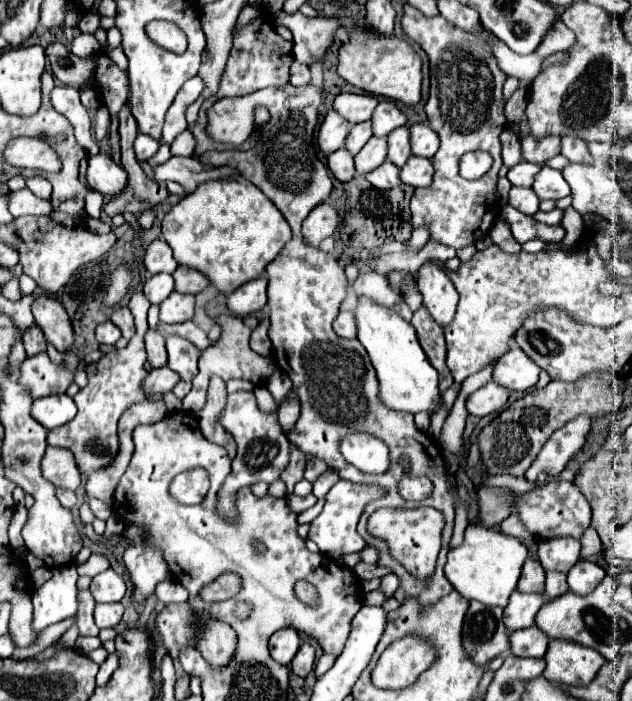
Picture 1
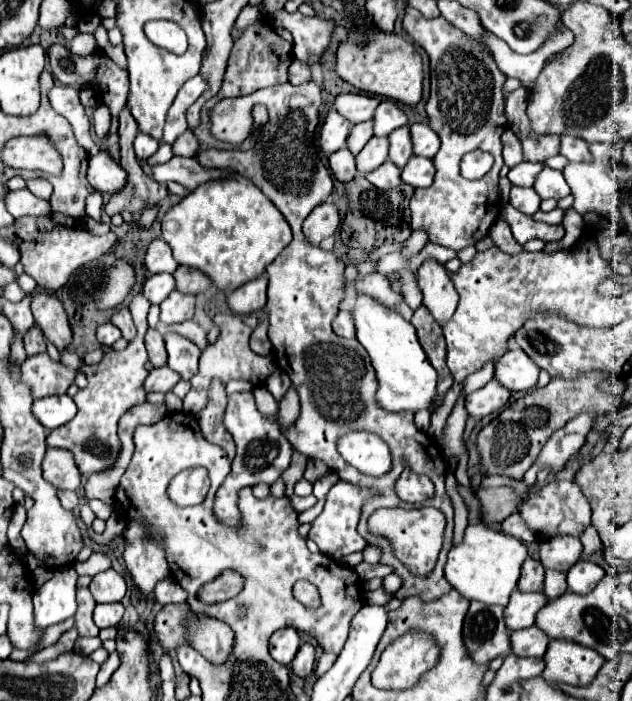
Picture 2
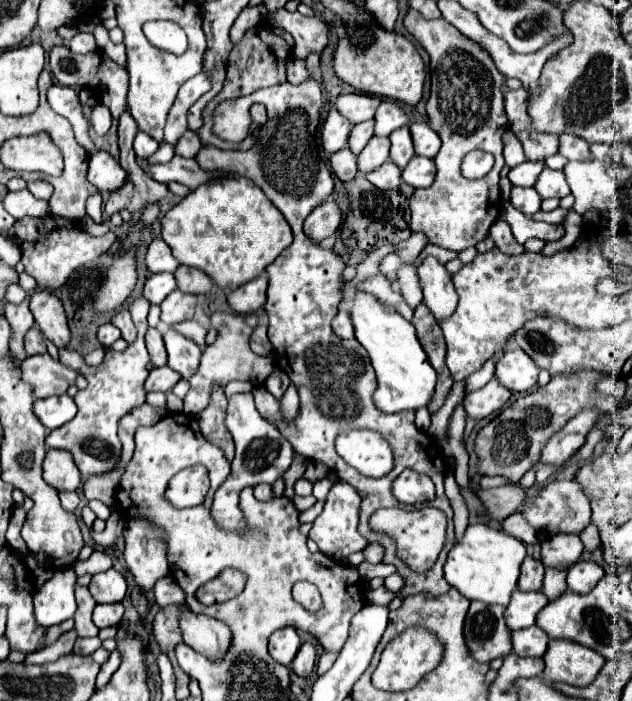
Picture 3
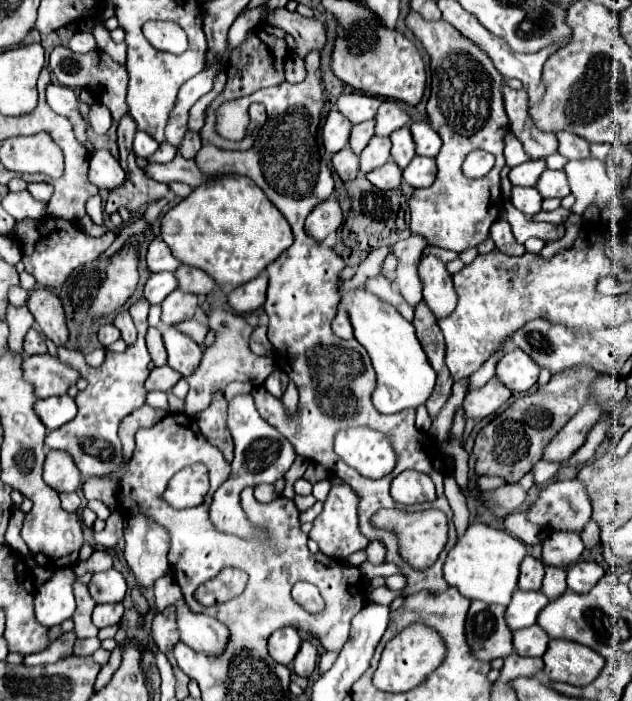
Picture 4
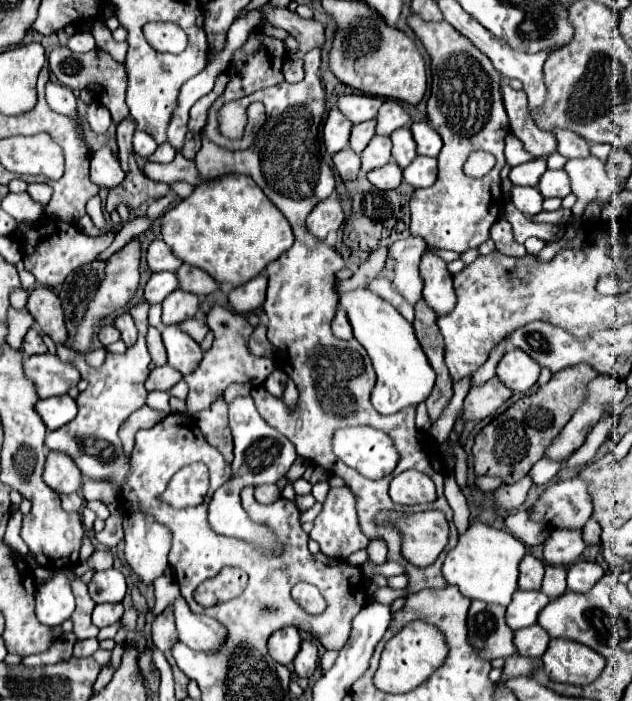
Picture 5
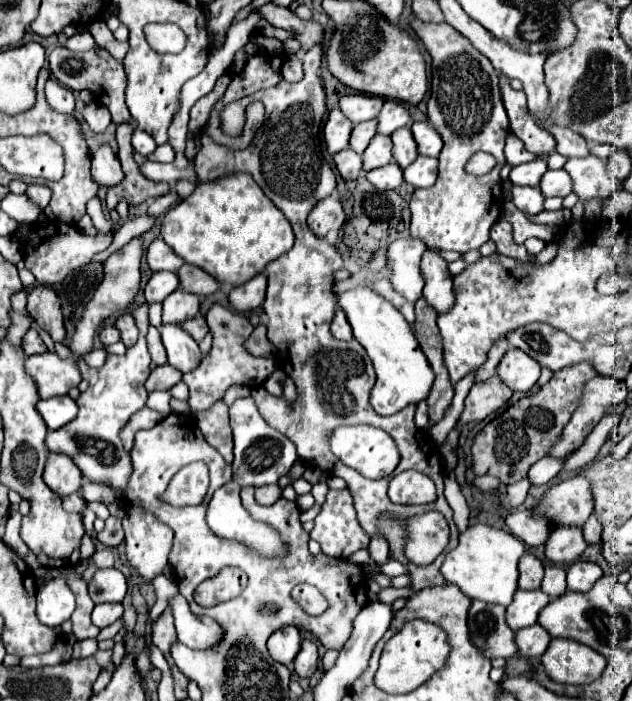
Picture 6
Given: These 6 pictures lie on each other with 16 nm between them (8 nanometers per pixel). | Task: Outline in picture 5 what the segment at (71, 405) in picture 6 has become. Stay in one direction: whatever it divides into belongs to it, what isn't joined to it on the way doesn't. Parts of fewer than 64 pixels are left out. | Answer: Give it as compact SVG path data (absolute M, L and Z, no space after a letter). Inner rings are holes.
M64 394L64 396L38 400L36 412L48 430L56 430L56 428L68 424L76 416L78 408L76 408L76 402L68 394Z

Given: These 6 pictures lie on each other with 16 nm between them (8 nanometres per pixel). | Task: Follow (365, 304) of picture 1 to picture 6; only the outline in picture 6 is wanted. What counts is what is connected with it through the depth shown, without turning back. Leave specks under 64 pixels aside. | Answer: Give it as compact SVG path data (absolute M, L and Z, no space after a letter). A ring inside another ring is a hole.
M368 284L340 294L338 304L346 312L348 322L354 330L354 338L366 348L378 374L376 386L370 394L370 404L374 410L382 416L388 416L400 412L410 404L426 400L434 384L434 372L414 336L412 326L404 320L404 316L390 302L372 292Z

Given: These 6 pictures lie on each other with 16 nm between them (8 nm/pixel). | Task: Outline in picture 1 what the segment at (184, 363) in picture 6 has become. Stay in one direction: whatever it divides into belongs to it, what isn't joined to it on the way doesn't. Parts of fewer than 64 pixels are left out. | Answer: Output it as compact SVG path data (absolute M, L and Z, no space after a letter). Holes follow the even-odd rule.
M166 336L168 348L168 368L172 368L182 380L192 382L198 374L198 348L188 344L188 340L178 340L178 336Z

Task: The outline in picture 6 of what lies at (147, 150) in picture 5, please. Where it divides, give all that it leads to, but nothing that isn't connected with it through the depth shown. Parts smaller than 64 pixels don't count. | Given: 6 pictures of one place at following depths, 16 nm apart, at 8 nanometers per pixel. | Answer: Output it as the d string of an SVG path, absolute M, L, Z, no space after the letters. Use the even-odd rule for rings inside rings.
M134 130L134 136L132 136L132 146L134 150L140 154L140 156L148 156L156 150L156 142L152 140L150 134L142 132L142 130Z

